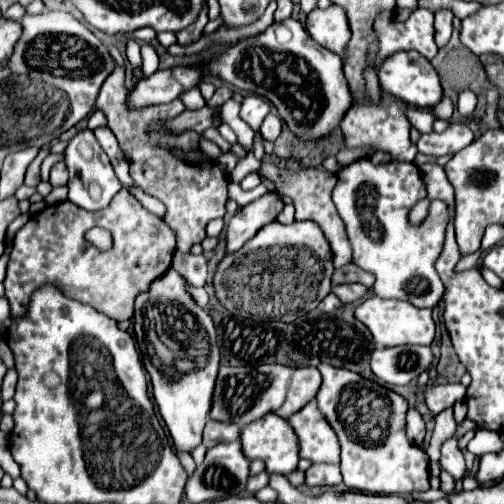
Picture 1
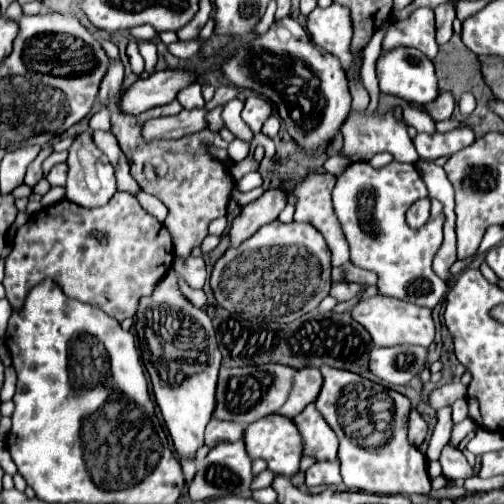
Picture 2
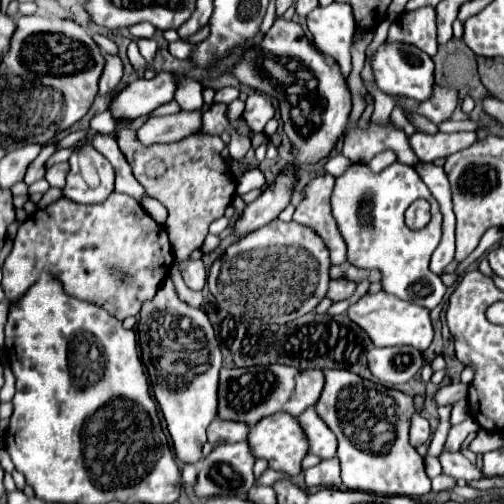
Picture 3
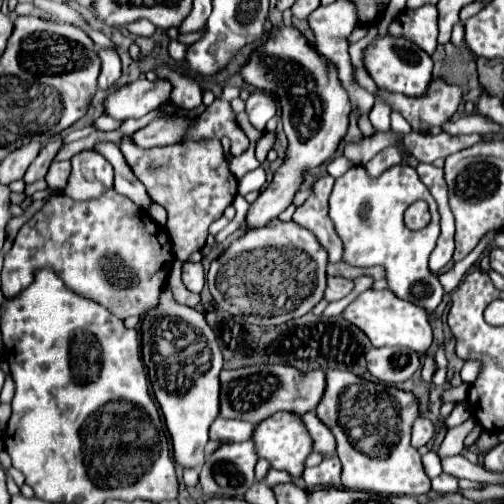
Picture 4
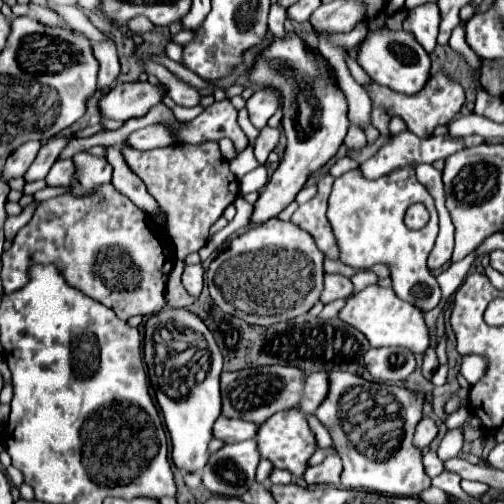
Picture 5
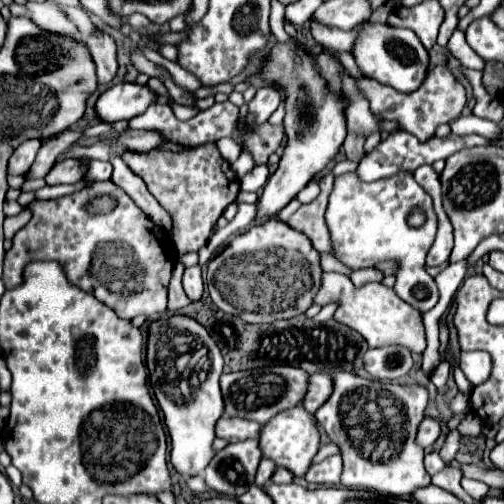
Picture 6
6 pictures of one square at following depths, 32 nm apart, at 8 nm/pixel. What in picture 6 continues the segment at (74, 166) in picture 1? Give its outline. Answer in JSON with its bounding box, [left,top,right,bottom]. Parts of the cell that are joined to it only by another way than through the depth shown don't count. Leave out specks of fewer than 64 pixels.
[84,160,112,186]

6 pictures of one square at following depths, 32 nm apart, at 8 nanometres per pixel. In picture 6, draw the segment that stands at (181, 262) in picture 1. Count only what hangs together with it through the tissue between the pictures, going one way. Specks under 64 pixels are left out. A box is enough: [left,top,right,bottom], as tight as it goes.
[184,264,204,300]

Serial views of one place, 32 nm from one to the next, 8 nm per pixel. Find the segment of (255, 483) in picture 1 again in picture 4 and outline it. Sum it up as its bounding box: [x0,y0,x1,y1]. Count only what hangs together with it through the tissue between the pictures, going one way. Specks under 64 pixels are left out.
[264,470,292,486]

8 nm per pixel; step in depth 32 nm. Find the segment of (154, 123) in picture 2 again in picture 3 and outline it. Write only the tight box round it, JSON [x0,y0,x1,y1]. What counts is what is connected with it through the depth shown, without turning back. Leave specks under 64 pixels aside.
[138,110,202,144]

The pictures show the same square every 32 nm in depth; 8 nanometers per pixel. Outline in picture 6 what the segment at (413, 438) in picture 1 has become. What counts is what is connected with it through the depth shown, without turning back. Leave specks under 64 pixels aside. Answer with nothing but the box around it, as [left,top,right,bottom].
[416,418,440,448]

